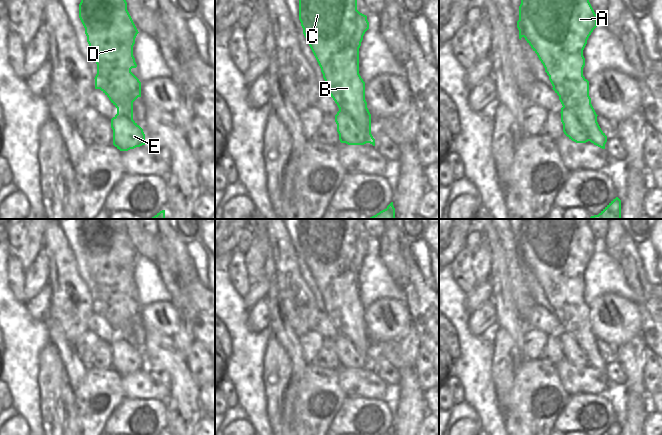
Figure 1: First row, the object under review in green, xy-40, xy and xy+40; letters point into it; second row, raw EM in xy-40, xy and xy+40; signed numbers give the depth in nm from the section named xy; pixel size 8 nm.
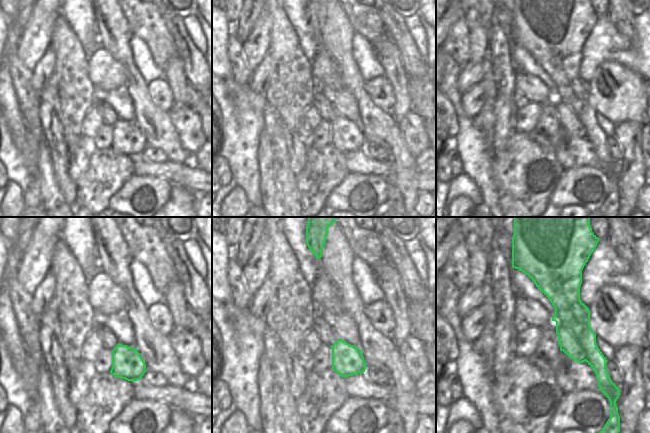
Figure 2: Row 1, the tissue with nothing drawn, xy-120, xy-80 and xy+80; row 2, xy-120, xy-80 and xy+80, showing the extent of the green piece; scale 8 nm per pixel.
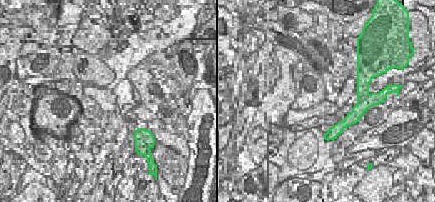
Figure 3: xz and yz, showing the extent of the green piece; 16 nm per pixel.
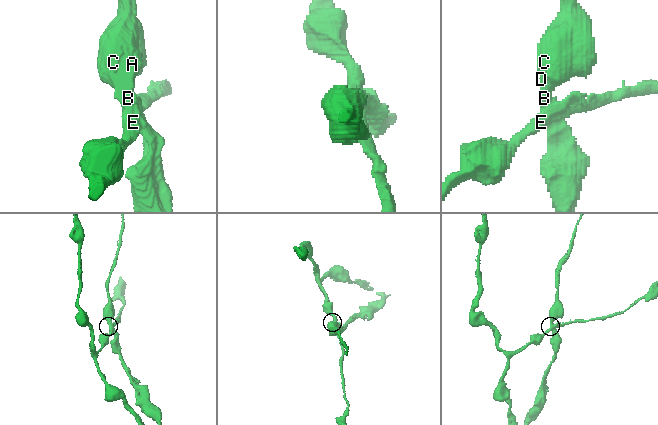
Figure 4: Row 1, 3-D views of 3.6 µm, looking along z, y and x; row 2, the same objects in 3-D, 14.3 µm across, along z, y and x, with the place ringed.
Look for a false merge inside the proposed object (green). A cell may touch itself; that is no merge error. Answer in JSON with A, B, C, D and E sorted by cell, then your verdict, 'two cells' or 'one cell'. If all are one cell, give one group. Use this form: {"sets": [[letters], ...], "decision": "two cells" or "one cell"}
{"sets": [["A", "B", "C", "D"], ["E"]], "decision": "two cells"}

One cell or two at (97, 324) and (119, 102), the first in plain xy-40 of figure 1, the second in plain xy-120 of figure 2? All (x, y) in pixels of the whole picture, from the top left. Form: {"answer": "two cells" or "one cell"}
{"answer": "two cells"}

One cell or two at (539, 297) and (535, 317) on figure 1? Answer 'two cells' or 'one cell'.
two cells

